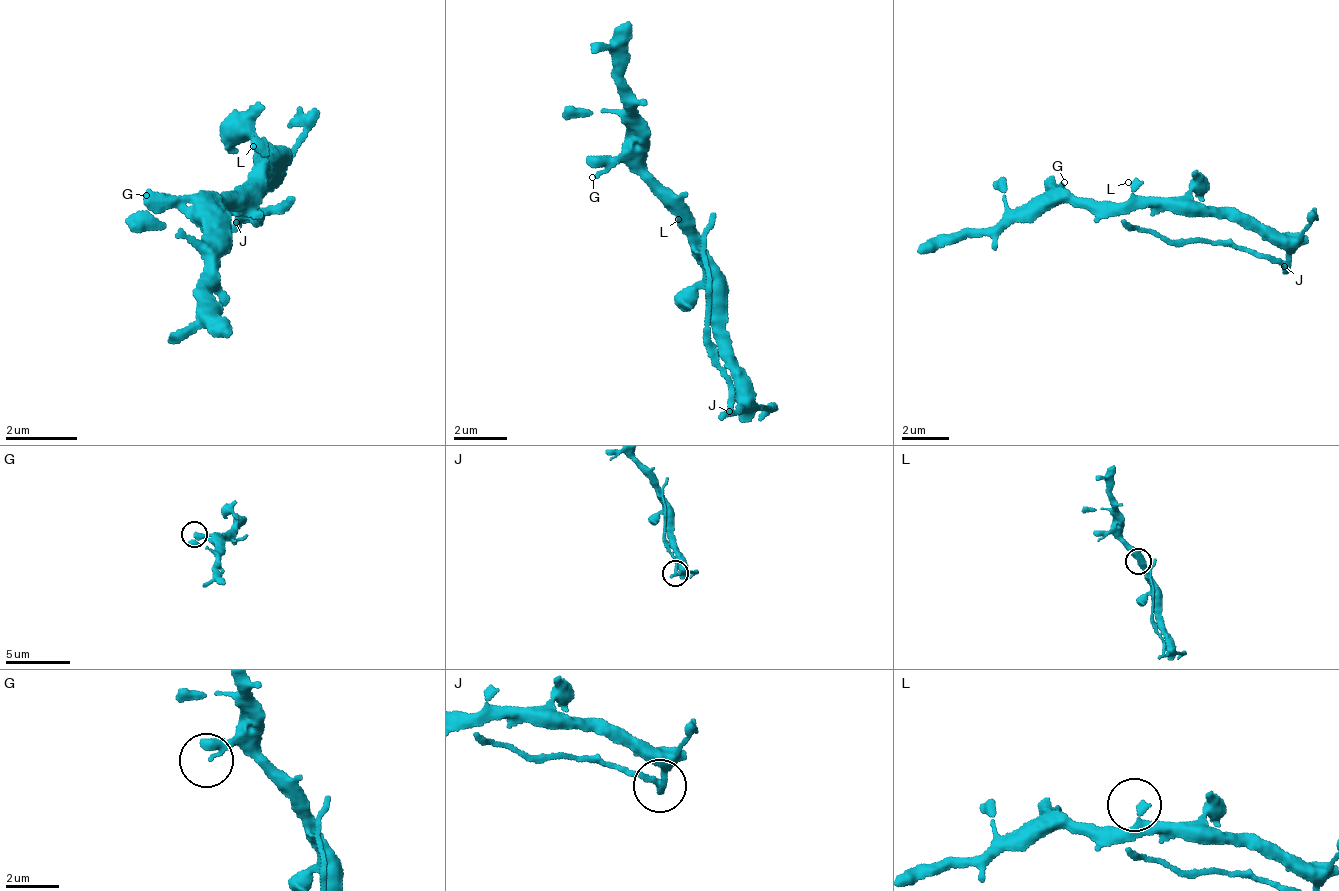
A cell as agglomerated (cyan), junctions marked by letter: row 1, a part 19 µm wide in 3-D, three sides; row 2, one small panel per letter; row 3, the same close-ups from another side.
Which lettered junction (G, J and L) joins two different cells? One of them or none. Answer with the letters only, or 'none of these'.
J

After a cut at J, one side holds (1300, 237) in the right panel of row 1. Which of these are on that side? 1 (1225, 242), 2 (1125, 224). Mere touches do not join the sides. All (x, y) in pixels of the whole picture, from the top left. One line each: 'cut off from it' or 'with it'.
1: cut off from it
2: cut off from it

